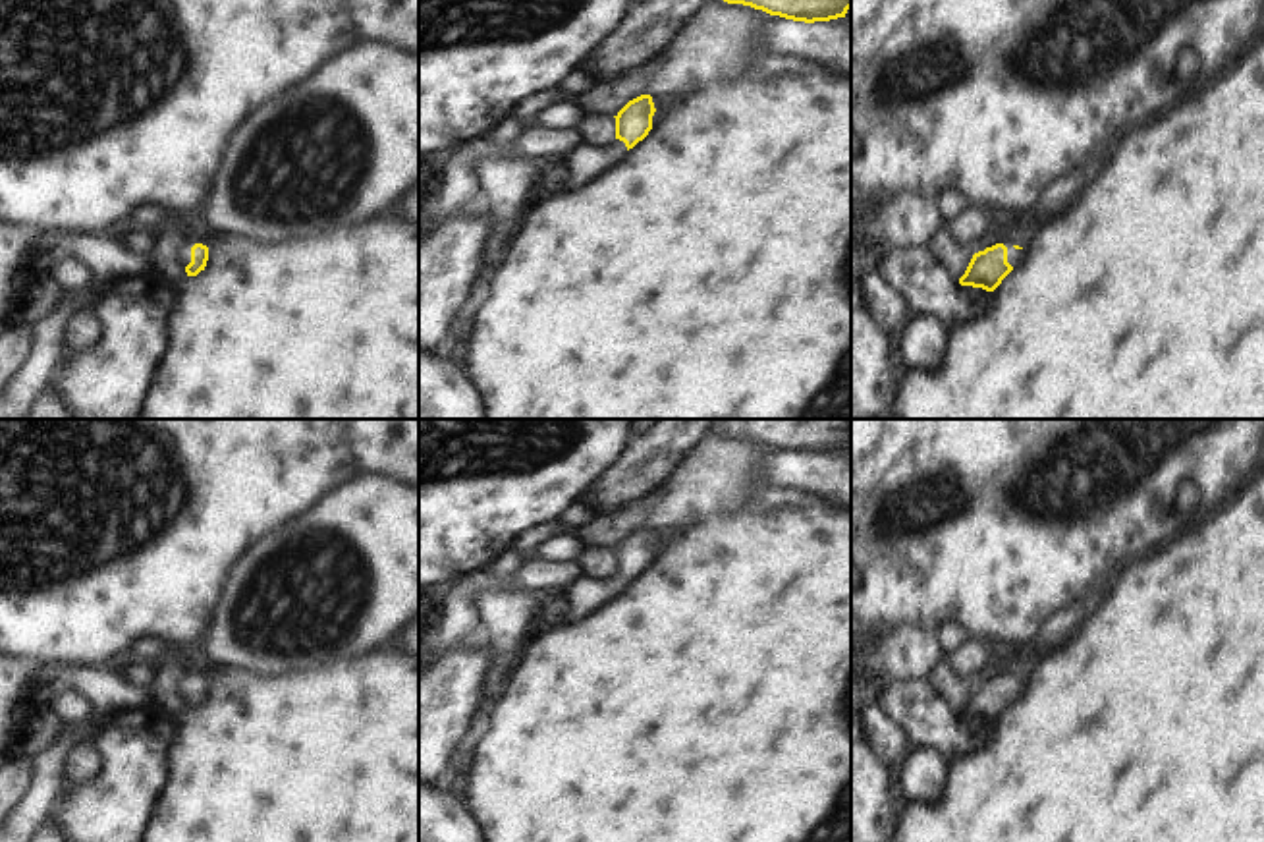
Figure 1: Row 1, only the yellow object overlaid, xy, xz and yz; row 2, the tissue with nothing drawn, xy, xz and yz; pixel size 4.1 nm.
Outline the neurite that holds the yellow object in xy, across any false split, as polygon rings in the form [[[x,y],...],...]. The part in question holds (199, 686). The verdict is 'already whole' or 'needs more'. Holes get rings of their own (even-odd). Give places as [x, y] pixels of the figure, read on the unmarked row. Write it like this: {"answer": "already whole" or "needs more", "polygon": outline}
{"answer": "needs more", "polygon": [[[183,676],[179,682],[179,691],[185,699],[187,709],[197,709],[201,703],[205,703],[208,693],[208,680],[203,676]]]}

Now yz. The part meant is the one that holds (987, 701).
{"answer": "needs more", "polygon": [[[996,676],[986,680],[973,688],[959,716],[994,724],[1019,695],[1021,688],[1023,680],[1013,676]]]}

